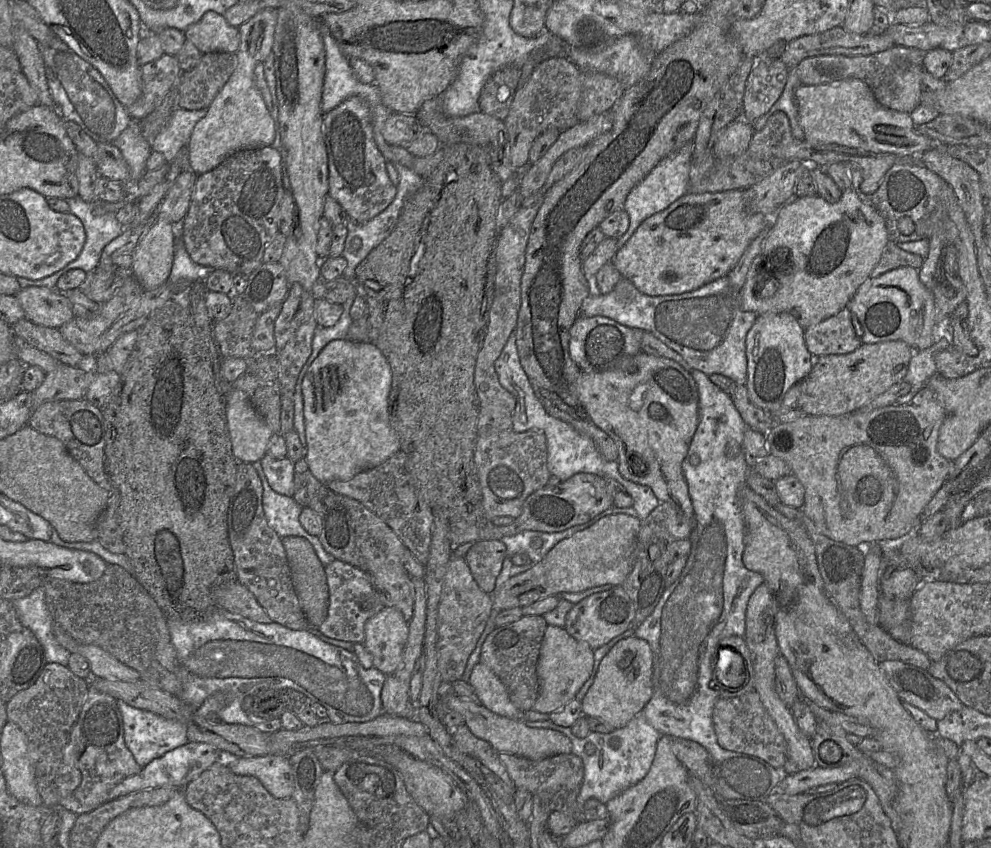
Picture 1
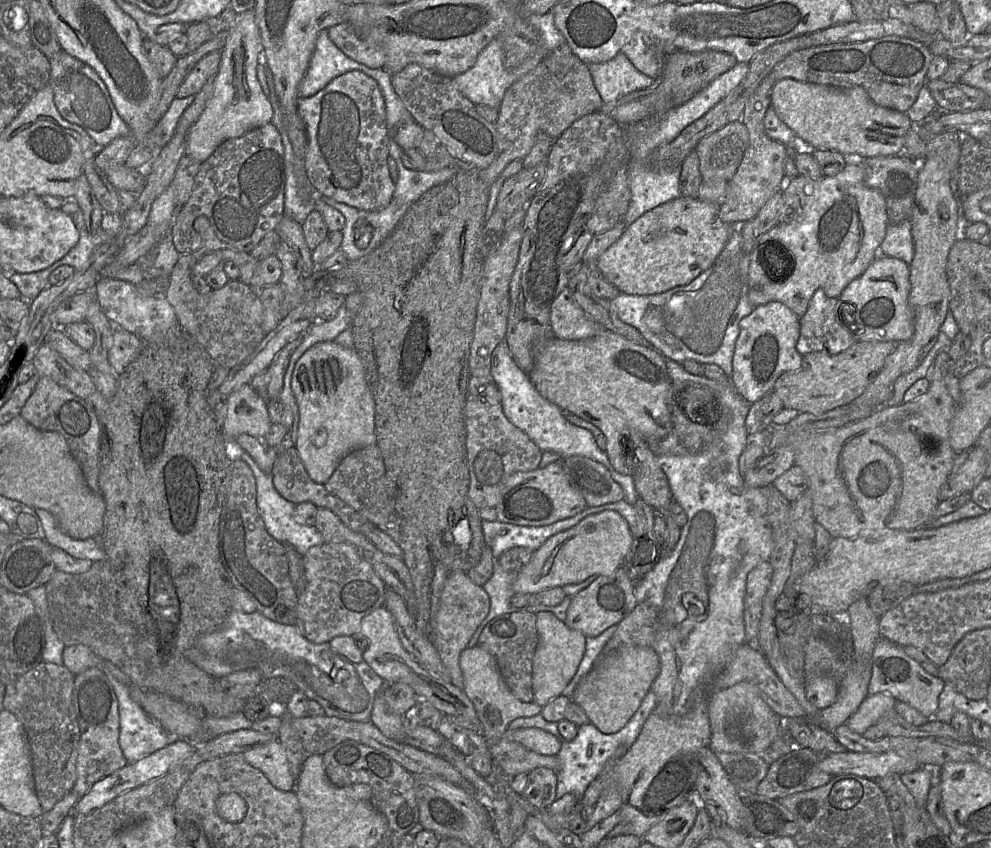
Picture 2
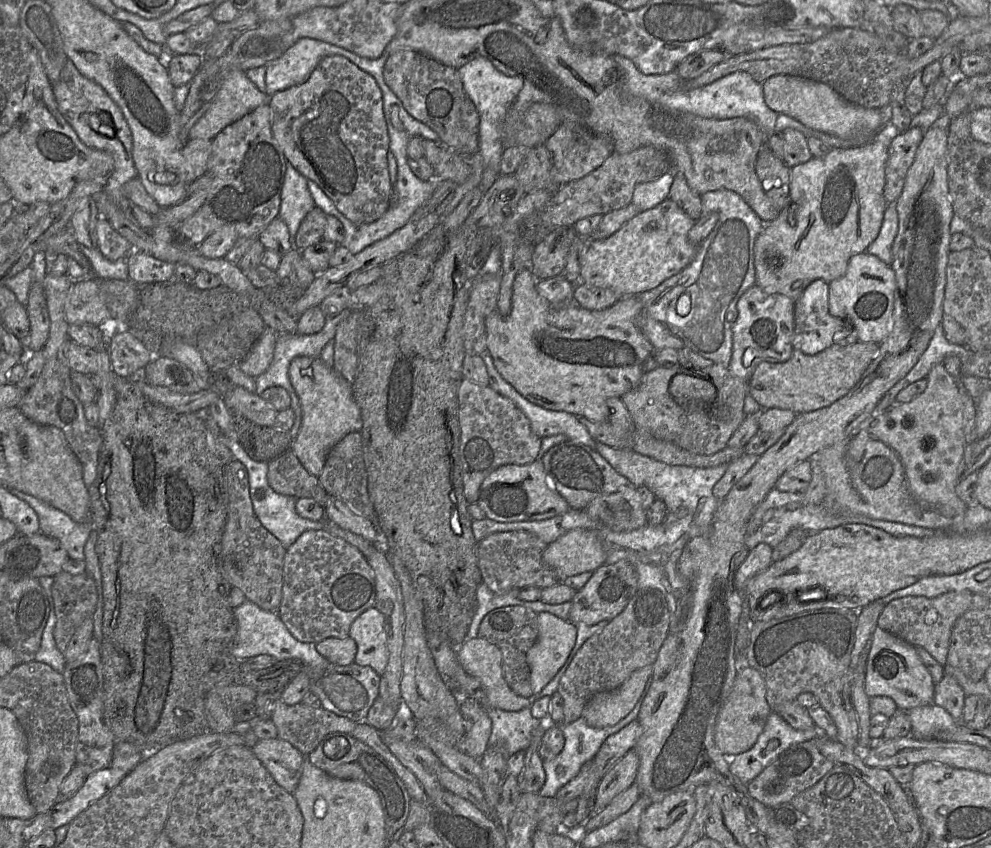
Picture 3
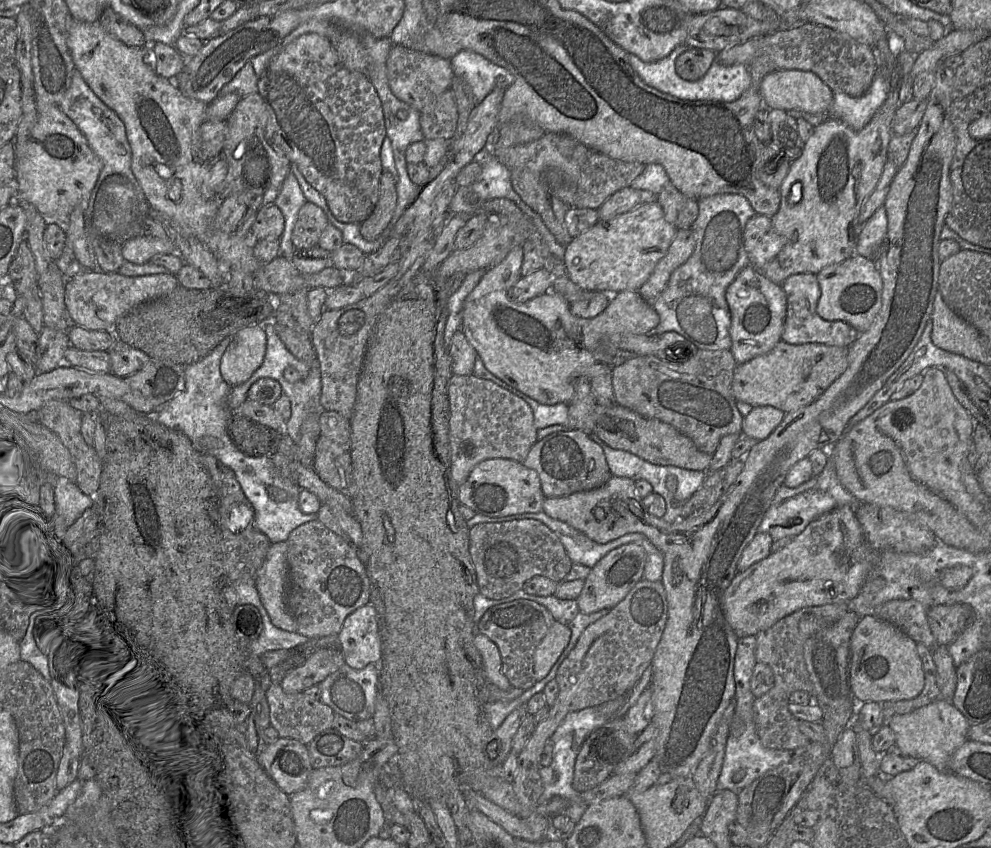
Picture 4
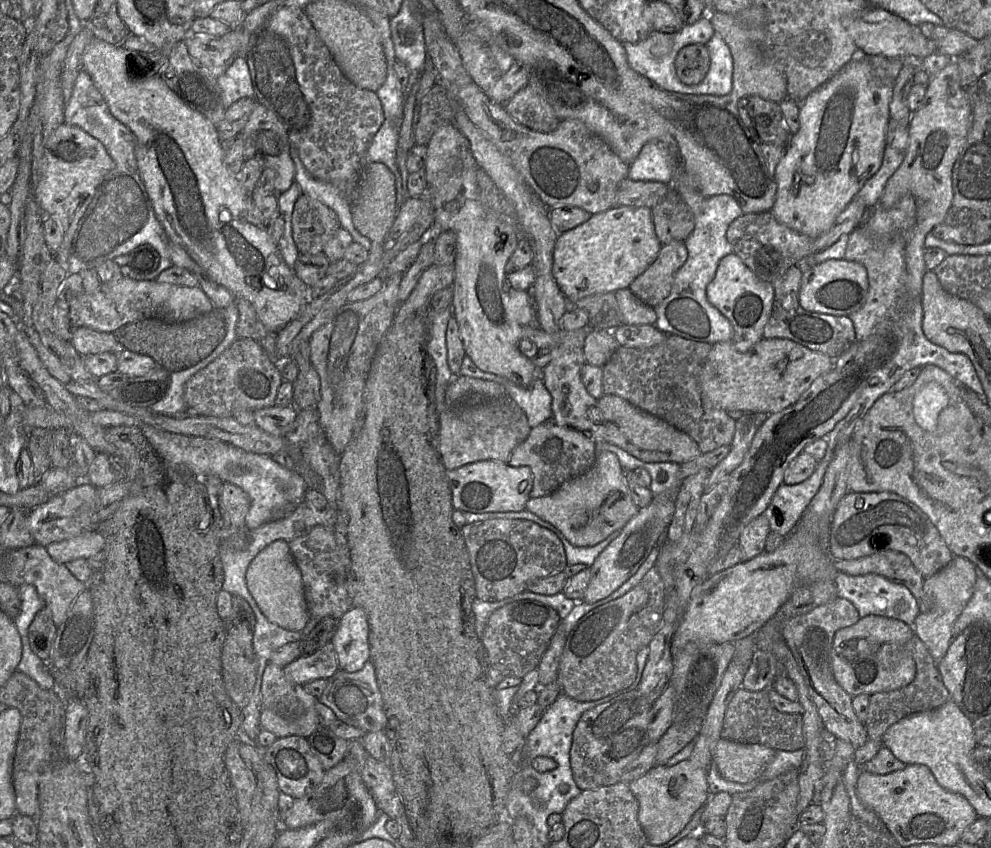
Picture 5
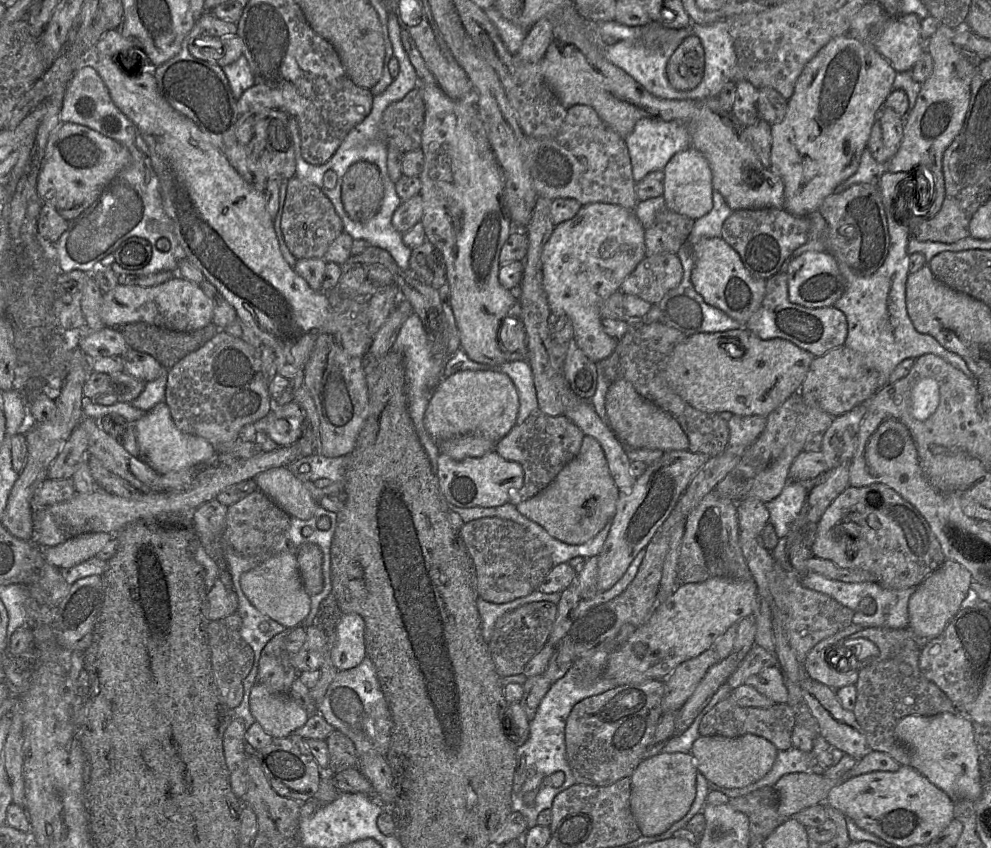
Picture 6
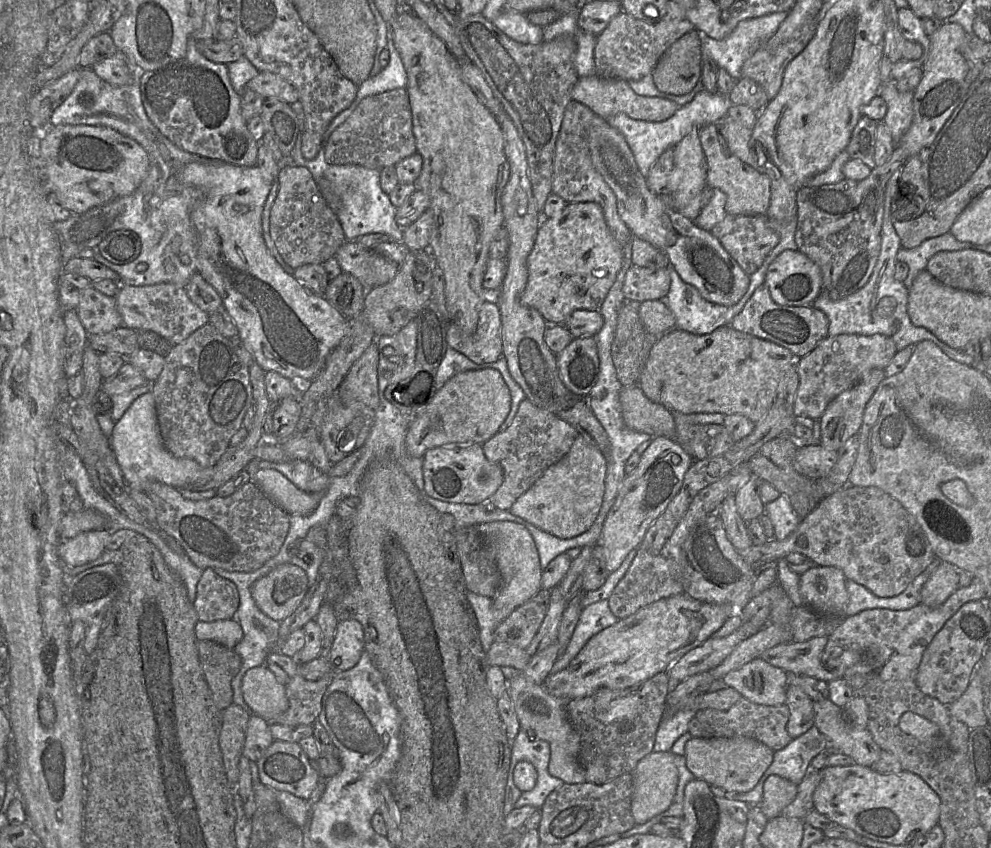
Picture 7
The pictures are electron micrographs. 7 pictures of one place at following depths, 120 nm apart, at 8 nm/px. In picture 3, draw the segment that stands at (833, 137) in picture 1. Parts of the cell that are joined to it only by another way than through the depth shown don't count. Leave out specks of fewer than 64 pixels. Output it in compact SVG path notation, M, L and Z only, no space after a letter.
M775 75L761 85L765 103L771 110L788 115L810 129L853 139L860 145L874 140L876 134L887 124L883 122L881 109L850 103L822 82L799 76Z

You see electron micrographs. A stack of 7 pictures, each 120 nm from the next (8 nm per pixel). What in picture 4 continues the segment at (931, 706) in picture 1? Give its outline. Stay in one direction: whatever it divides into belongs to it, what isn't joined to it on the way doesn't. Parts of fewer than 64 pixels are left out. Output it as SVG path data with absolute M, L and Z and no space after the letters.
M878 616L861 617L850 639L848 681L859 702L908 700L924 688L925 676L916 642L892 623Z

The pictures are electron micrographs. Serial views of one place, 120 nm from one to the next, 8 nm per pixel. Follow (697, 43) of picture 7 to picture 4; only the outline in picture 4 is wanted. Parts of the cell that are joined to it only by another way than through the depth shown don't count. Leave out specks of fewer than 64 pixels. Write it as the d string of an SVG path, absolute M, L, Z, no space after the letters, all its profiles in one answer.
M691 48L681 53L676 60L677 74L684 80L701 79L716 60L718 52L706 48Z

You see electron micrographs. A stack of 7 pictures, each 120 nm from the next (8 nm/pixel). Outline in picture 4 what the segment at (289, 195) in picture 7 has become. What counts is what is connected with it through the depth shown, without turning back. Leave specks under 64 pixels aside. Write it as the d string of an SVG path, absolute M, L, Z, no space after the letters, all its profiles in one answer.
M306 202L299 210L292 232L292 242L296 249L318 246L320 237L330 223L325 212L317 205Z

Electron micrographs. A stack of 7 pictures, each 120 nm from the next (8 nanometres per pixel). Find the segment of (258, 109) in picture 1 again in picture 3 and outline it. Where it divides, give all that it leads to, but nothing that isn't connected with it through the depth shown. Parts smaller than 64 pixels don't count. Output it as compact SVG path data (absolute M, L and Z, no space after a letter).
M230 69L209 108L192 126L189 139L213 140L228 125L241 119L257 107L268 103L269 95L262 93L240 69Z

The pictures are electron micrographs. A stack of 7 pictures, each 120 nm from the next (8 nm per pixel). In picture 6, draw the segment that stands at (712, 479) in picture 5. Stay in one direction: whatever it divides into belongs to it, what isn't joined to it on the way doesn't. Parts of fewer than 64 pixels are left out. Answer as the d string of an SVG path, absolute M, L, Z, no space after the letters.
M733 415L728 421L729 441L725 453L743 456L766 427L764 416Z

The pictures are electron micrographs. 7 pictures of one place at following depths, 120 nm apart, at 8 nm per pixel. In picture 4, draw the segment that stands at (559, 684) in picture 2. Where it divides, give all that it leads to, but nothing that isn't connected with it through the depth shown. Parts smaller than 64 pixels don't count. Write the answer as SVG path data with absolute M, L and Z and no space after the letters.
M555 621L534 652L533 671L536 682L548 675L567 647L570 638L571 630L568 624Z

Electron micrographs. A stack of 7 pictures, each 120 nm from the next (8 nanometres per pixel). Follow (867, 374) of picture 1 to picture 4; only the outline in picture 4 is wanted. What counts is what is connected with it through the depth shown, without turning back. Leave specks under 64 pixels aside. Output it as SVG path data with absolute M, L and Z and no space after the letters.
M781 340L770 352L756 356L743 364L736 364L731 390L737 402L742 401L752 407L768 405L788 413L814 402L845 372L847 366L847 348L818 343L793 345Z

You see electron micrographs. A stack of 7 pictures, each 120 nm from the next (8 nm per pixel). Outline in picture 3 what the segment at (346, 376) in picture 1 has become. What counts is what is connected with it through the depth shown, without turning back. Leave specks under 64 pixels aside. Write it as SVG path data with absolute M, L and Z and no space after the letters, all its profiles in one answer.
M295 357L289 365L288 375L302 409L300 428L290 450L310 474L318 477L329 451L347 434L360 432L363 425L360 408L352 384L319 357Z

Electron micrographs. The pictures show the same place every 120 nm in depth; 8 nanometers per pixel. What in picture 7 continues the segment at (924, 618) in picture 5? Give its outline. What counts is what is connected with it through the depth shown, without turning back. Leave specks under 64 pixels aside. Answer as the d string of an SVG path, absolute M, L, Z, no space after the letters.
M941 562L922 587L920 603L932 608L942 605L960 588L959 582L959 569Z

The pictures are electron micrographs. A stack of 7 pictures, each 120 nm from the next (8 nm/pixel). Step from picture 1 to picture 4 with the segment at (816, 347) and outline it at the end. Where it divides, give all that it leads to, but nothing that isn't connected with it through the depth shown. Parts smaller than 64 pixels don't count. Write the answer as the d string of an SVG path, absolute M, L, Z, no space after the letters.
M800 273L789 276L781 284L787 299L786 316L781 340L793 345L818 343L829 346L848 348L858 337L855 328L843 321L829 321L820 317L816 306L821 295L816 274Z

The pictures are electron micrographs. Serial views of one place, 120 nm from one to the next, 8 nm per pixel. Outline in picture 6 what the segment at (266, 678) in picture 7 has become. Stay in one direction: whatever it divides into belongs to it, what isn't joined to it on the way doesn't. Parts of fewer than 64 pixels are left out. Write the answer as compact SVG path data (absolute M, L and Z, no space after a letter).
M259 682L251 689L249 706L255 721L273 738L293 734L311 714L289 694L270 692Z

